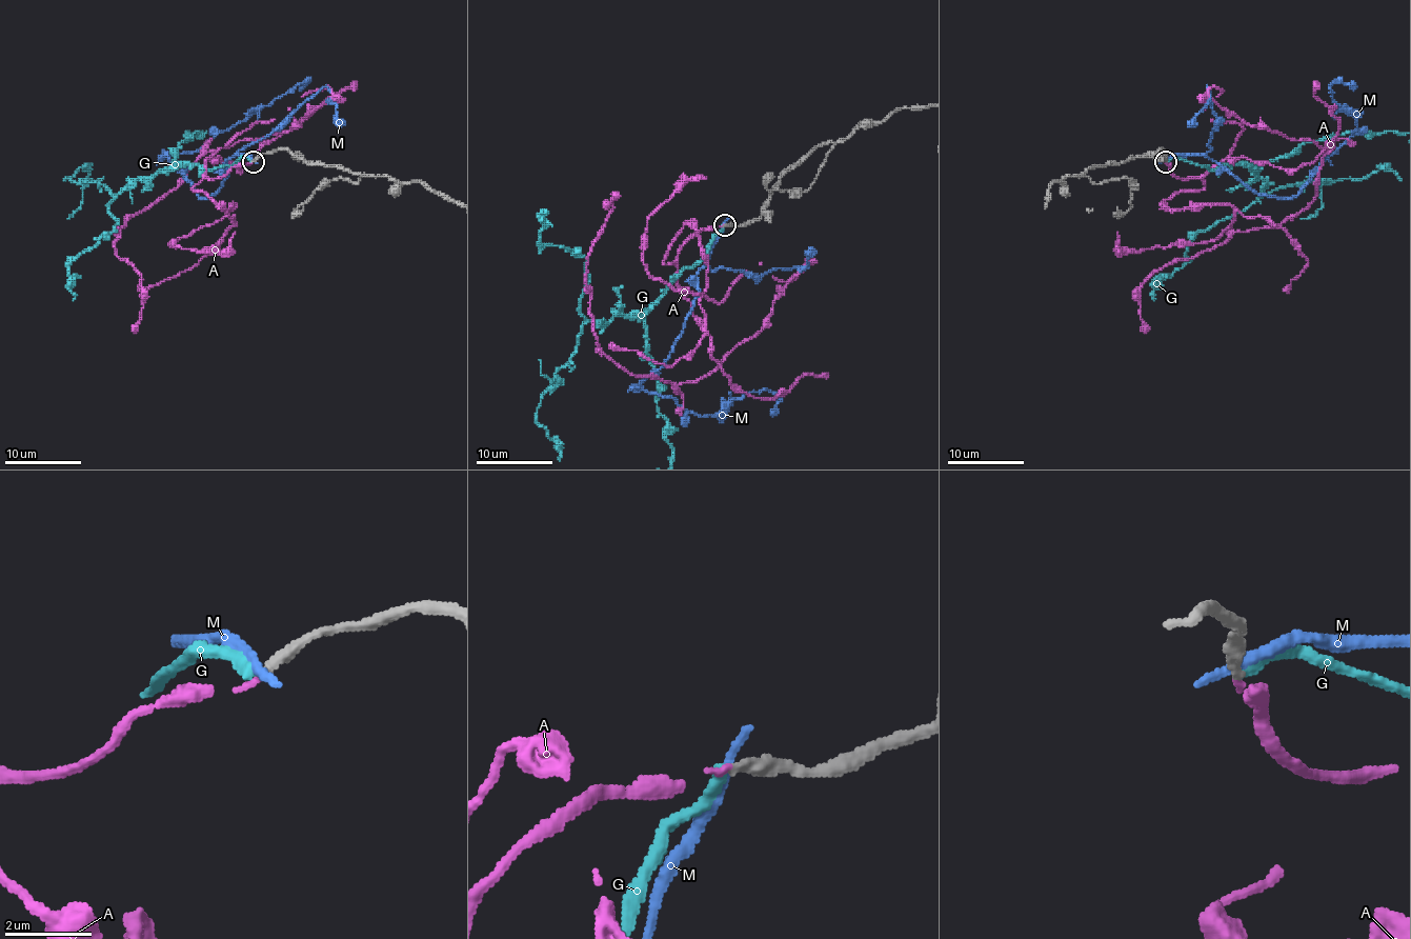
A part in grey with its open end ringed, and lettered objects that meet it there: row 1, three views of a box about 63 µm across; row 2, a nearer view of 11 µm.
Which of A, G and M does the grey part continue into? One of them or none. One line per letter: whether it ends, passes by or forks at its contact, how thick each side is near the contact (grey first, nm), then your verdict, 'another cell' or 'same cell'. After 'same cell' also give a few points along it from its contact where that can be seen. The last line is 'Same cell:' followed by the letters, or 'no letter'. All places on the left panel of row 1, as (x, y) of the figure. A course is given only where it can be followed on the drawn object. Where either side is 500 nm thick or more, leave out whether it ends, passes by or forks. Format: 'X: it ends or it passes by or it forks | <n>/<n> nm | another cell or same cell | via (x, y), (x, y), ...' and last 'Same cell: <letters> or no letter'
A: it ends | 260/90 nm | same cell | via (252, 161), (209, 178), (208, 159), (258, 152), (206, 152), (122, 225), (134, 333)
G: it ends | 260/280 nm | another cell
M: it ends | 260/280 nm | another cell
Same cell: A

